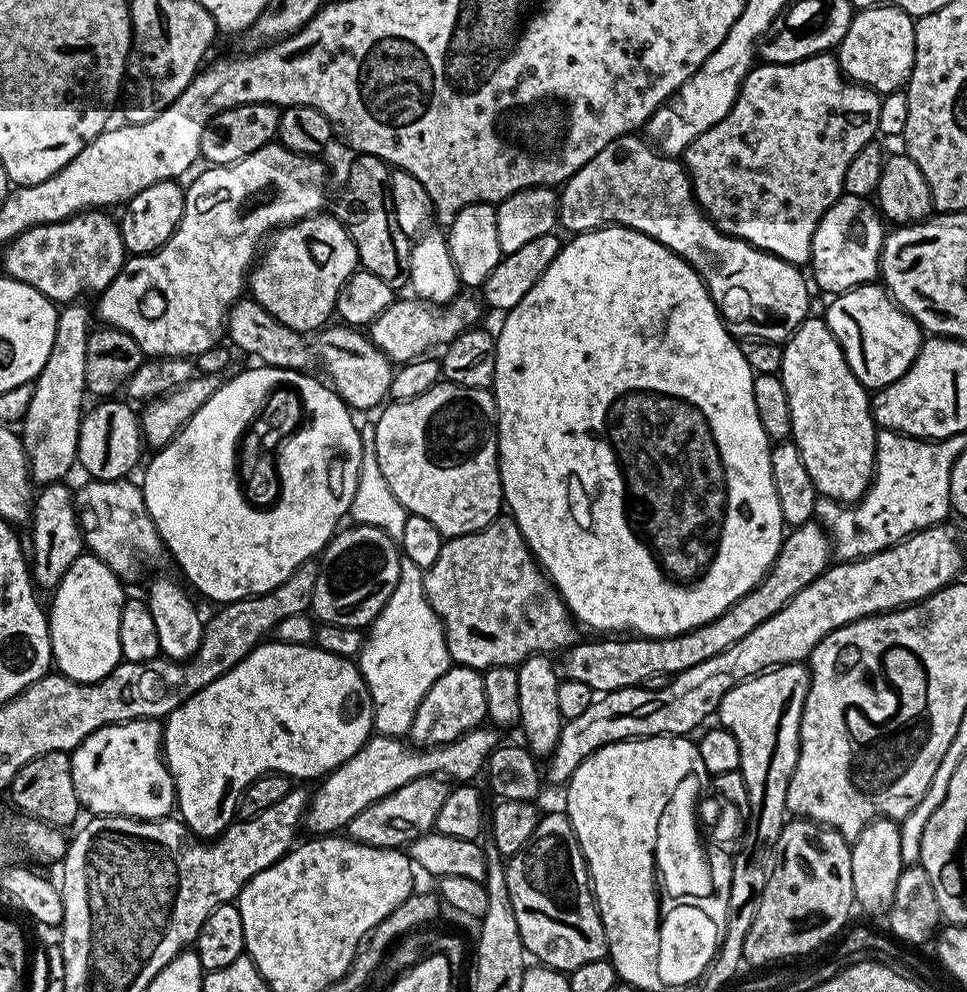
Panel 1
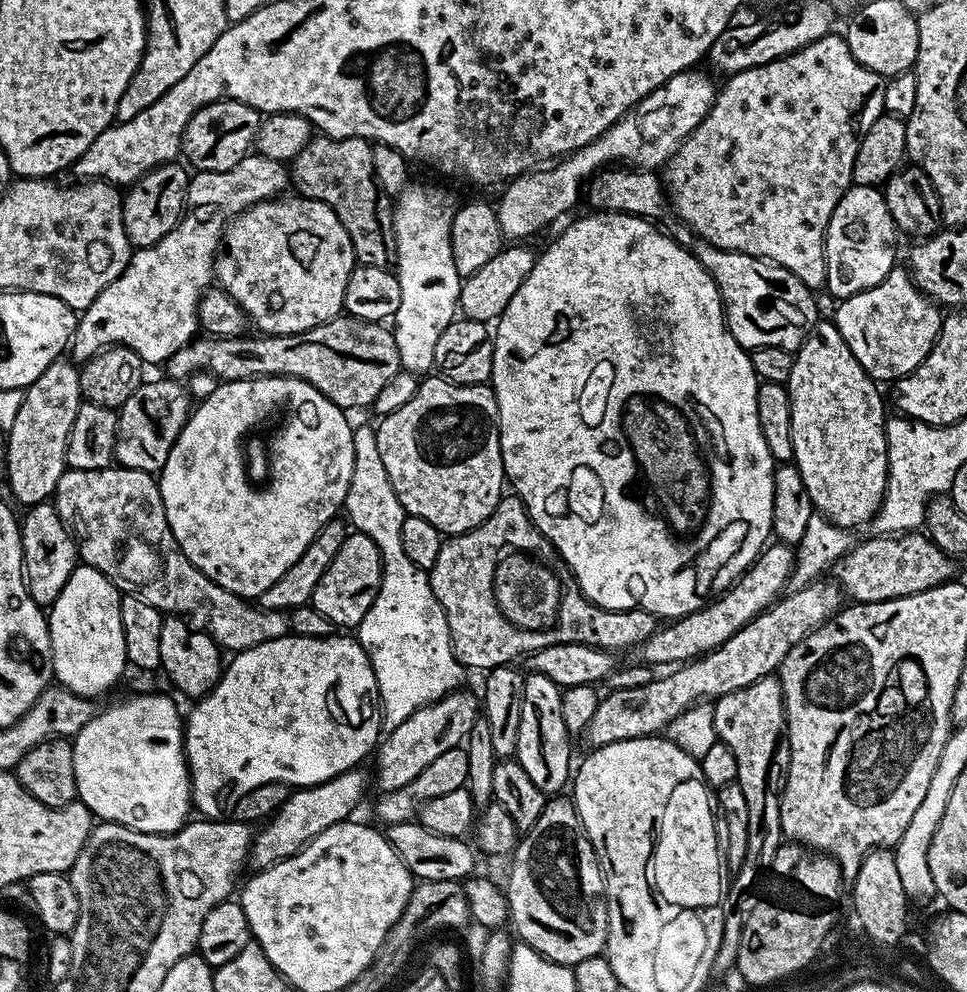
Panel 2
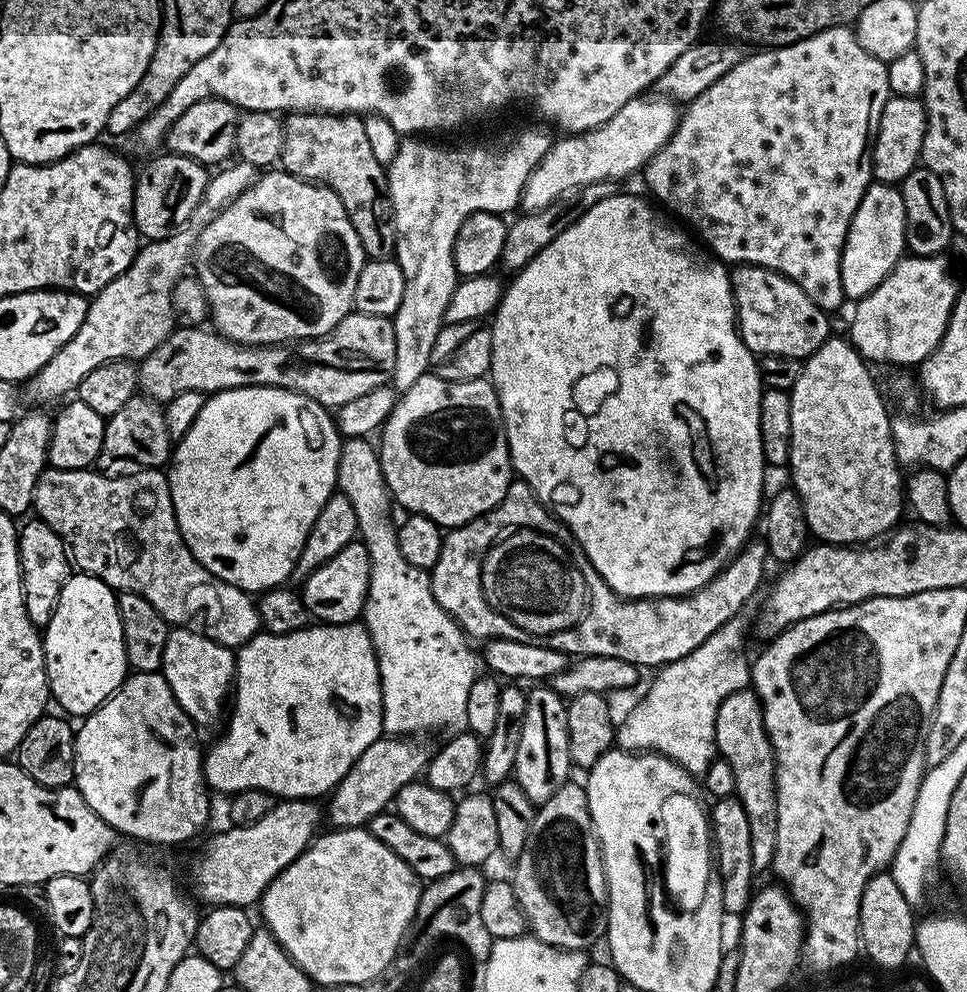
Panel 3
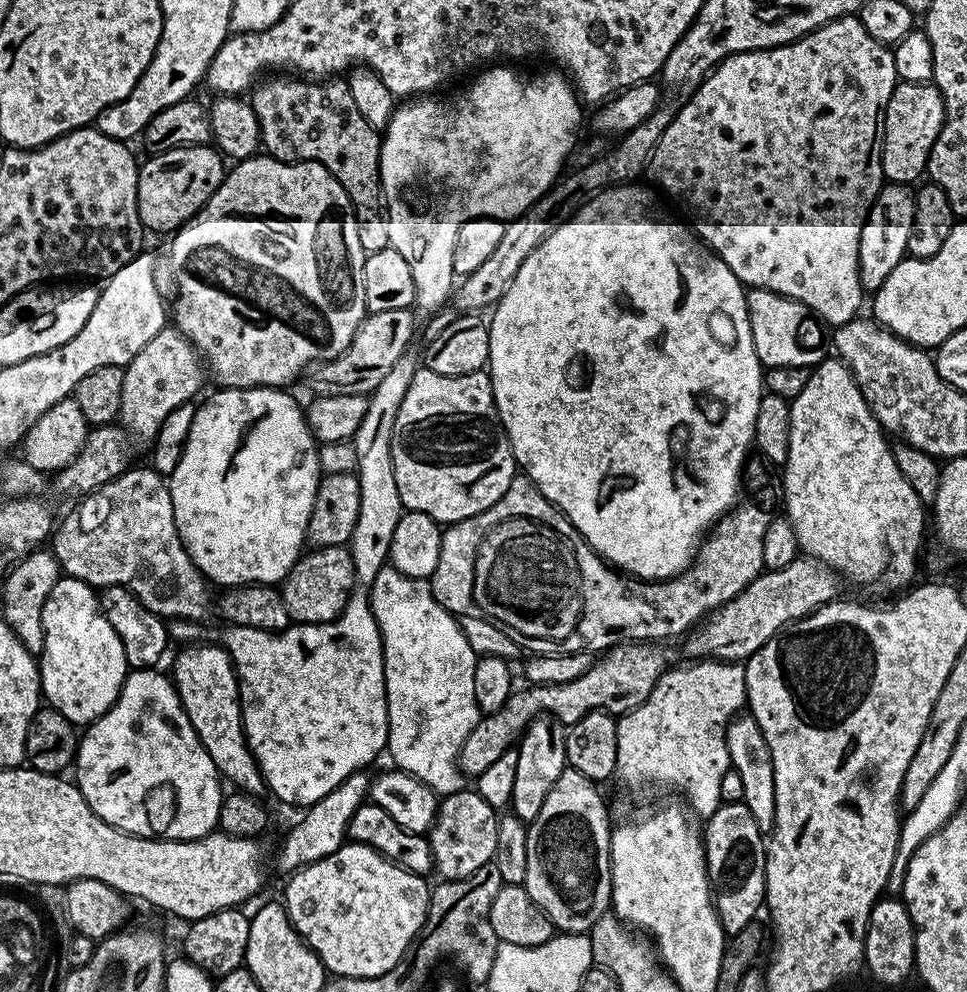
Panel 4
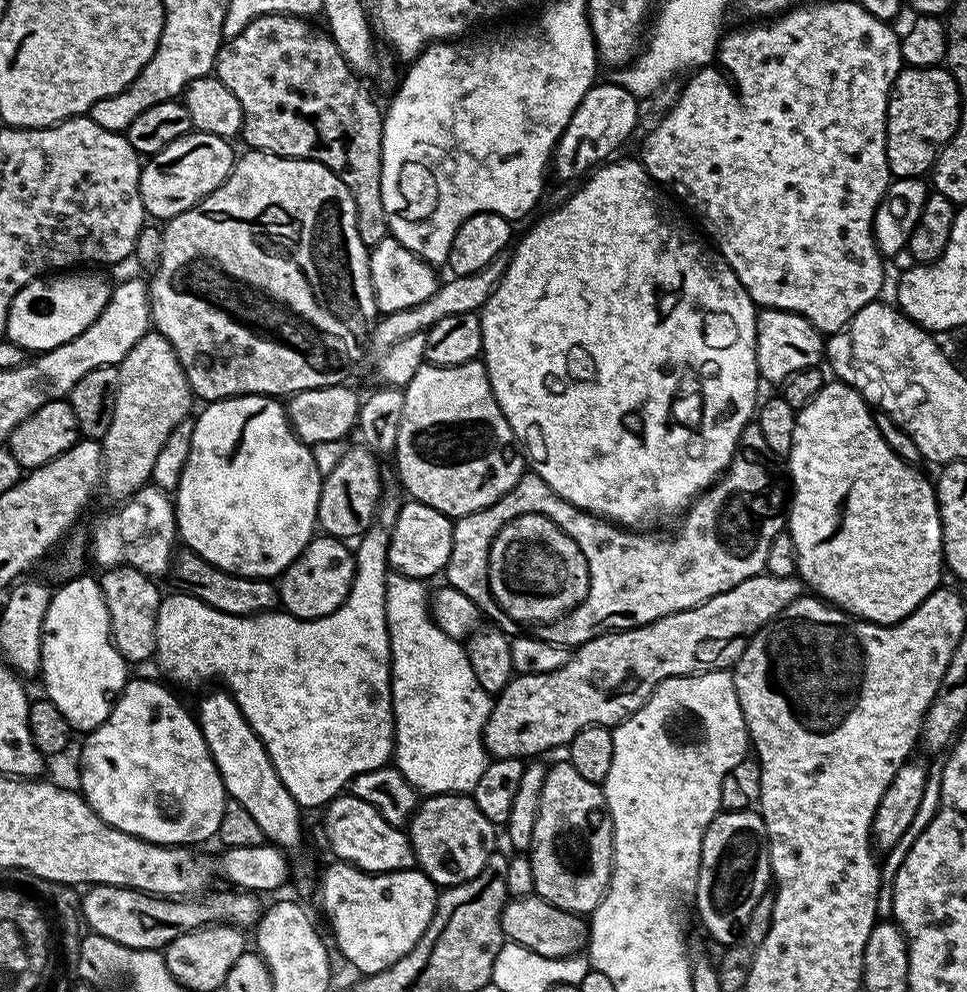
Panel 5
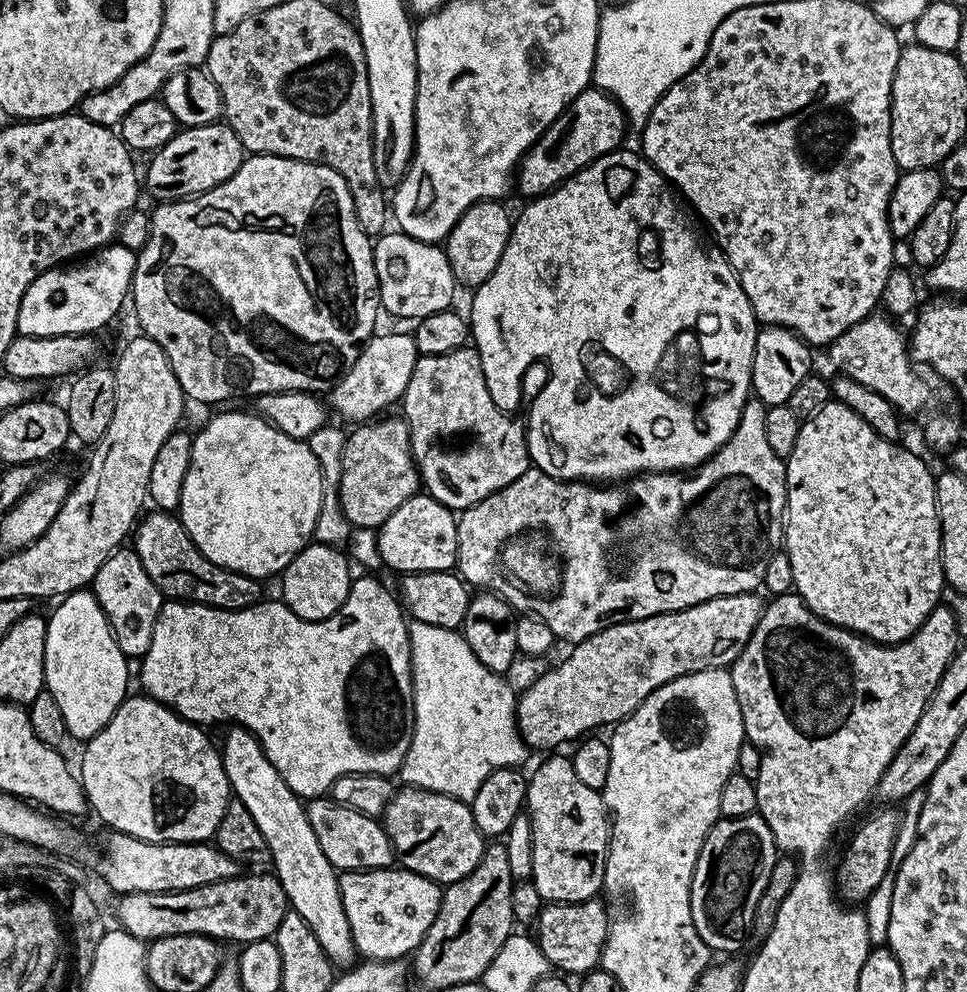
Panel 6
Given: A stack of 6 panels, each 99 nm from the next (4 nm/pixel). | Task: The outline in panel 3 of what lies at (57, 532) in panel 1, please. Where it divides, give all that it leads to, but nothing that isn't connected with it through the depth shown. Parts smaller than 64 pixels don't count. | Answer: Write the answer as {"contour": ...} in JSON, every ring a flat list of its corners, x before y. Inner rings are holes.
{"contour":[[31,518,18,528,20,546,20,577,26,614,30,622,37,626,46,626,56,609,60,591,70,575,68,551,62,546,62,538,46,526,39,518]]}

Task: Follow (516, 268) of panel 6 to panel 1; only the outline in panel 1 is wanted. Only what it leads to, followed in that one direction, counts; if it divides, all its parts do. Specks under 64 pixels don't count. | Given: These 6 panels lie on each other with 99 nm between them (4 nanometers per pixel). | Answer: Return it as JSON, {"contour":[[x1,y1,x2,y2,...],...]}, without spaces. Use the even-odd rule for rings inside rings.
{"contour":[[610,224,610,225,607,225,607,226,605,226,605,227,602,227,602,228,592,228,592,229,590,229,590,231,588,231,588,232,578,232,578,233,575,233,575,235,573,235,573,236,572,236,572,237,571,237,571,239,572,239,572,241,570,241,570,242,569,242,569,244,568,244,568,241,567,241,567,242,564,242,564,243,561,243,561,246,560,246,560,249,559,249,559,250,558,250,558,254,557,254,557,256,556,256,556,257,555,257,555,258,554,258,554,260,553,260,553,261,552,261,552,262,550,262,550,266,547,266,547,268,546,268,546,270,545,270,545,272,544,272,544,273,543,273,543,274,542,274,542,276,541,276,541,277,540,277,540,278,538,278,538,280,537,280,537,282,536,282,536,283,534,283,534,286,532,286,532,287,531,287,531,288,530,288,530,290,527,290,527,292,526,292,526,294,525,294,525,297,524,297,524,298,522,298,522,300,521,300,521,301,520,301,520,302,518,302,518,304,517,304,517,305,516,305,516,306,514,306,514,307,513,307,513,308,512,308,512,309,510,309,510,310,508,310,508,311,507,311,507,312,506,312,506,315,505,315,505,316,504,316,504,317,503,317,503,318,505,318,505,320,504,320,504,325,502,325,502,326,501,326,501,328,500,328,500,332,499,332,499,331,497,331,497,332,496,332,496,333,495,333,495,337,496,337,496,369,495,369,495,370,494,370,494,378,493,378,493,379,492,379,492,386,491,386,491,389,490,389,490,391,491,391,491,393,492,393,492,396,493,396,493,398,494,398,494,399,495,399,495,400,496,400,496,441,497,441,497,442,498,442,498,446,499,446,499,447,500,447,500,490,501,490,501,493,502,493,502,500,503,500,503,503,504,503,504,504,505,504,505,505,506,505,506,508,507,508,507,511,508,511,508,512,509,512,509,513,510,513,510,515,511,515,511,517,512,517,512,519,514,519,514,520,516,520,516,521,517,521,517,522,518,522,518,530,522,530,522,538,526,538,526,542,527,542,527,543,528,543,528,549,530,549,530,550,531,550,531,551,532,551,532,555,533,555,533,556,535,556,535,557,536,557,536,563,537,563,537,564,539,564,539,565,540,565,540,567,541,567,541,569,543,569,543,571,544,571,544,572,545,572,545,573,546,573,546,576,547,576,547,579,548,579,548,580,549,580,549,581,551,581,551,583,552,583,552,584,553,584,553,585,554,585,554,587,555,587,555,589,556,589,556,591,557,591,557,592,559,592,559,593,560,593,560,596,561,596,561,597,562,597,562,599,564,599,564,604,565,604,565,605,566,605,566,606,567,606,567,608,568,608,568,611,569,611,569,612,571,612,571,614,572,614,572,619,573,619,573,620,575,620,575,621,576,621,576,623,577,623,577,625,580,625,580,626,583,626,583,627,584,627,584,624,585,624,585,626,586,626,586,627,588,627,588,628,593,628,593,630,594,630,594,631,596,631,596,632,593,632,593,633,596,633,596,634,632,634,632,633,635,633,635,635,636,635,636,636,677,636,677,635,678,635,678,634,682,634,682,633,683,633,683,632,689,632,689,631,690,631,690,630,694,630,694,629,695,629,695,628,697,628,697,627,698,627,698,626,702,626,702,625,703,625,703,624,705,624,705,623,706,623,706,622,710,622,710,621,711,621,711,620,713,620,713,619,714,619,714,618,718,618,718,614,722,614,722,613,723,613,723,612,724,612,724,611,726,611,726,610,727,610,727,608,728,608,728,607,729,607,729,606,731,606,731,605,732,605,732,604,733,604,733,603,734,603,734,602,738,602,738,598,742,598,742,597,743,597,743,596,744,596,744,595,745,595,745,594,746,594,746,593,747,593,747,592,748,592,748,591,749,591,749,590,750,590,750,589,751,589,751,588,752,588,752,587,754,587,754,585,755,585,755,584,759,584,759,583,760,583,760,581,761,581,761,580,763,580,763,579,764,579,764,576,765,576,765,575,766,575,766,574,767,574,767,572,768,572,768,571,769,571,769,570,770,570,770,566,771,566,771,565,772,565,772,563,773,563,773,562,774,562,774,558,775,558,775,557,776,557,776,556,777,556,777,554,779,554,779,553,780,553,780,547,781,547,781,546,782,546,782,542,783,542,783,541,784,541,784,538,785,538,785,535,786,535,786,525,785,525,785,523,784,523,784,519,783,519,783,518,782,518,782,506,778,506,778,494,777,494,777,493,776,493,776,491,775,491,775,490,774,490,774,478,773,478,773,477,772,477,772,475,771,475,771,474,770,474,770,454,771,454,771,453,772,453,772,449,771,449,771,447,770,447,770,441,769,441,769,439,768,439,768,435,767,435,767,434,766,434,766,430,762,430,762,422,758,422,758,409,757,409,757,408,756,408,756,407,755,407,755,406,754,406,754,386,753,386,753,385,752,385,752,382,753,382,753,379,754,379,754,373,753,373,753,371,752,371,752,367,751,367,751,366,749,366,749,365,748,365,748,363,747,363,747,362,746,362,746,358,742,358,742,350,741,350,741,349,740,349,740,346,739,346,739,343,738,343,738,340,737,340,737,337,735,337,735,336,733,336,733,335,732,335,732,333,731,333,731,331,730,331,730,328,729,328,729,325,728,325,728,324,727,324,727,323,726,323,726,321,725,321,725,319,724,319,724,317,723,317,723,316,721,316,721,315,720,315,720,309,719,309,719,308,717,308,717,306,716,306,716,304,715,304,715,302,714,302,714,301,712,301,712,295,710,295,710,293,709,293,709,292,708,292,708,286,707,286,707,284,705,284,705,282,704,282,704,278,703,278,703,276,700,276,700,275,699,275,699,274,697,274,697,273,696,273,696,271,694,271,694,270,693,270,693,269,692,269,692,267,691,267,691,266,690,266,690,265,688,265,688,263,686,263,686,262,685,262,685,261,684,261,684,259,683,259,683,258,682,258,682,257,681,257,681,256,679,256,679,255,678,255,678,254,674,254,674,253,673,253,673,252,671,252,671,251,670,251,670,249,668,249,668,248,667,248,667,247,666,247,666,246,662,246,662,242,658,242,658,241,657,241,657,240,655,240,655,239,654,239,654,238,650,238,650,237,649,237,649,236,647,236,647,235,646,235,646,234,642,234,642,233,641,233,641,232,639,232,639,231,638,231,638,230,634,230,634,229,633,229,633,228,624,228,624,227,623,227,623,226,622,226,622,225,620,225,620,224]]}

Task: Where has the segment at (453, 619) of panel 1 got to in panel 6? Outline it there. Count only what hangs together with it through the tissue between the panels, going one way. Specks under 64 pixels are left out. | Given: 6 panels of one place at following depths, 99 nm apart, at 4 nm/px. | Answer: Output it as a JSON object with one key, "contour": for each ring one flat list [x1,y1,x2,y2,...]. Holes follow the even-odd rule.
{"contour":[[749,398,744,404,742,414,738,418,738,426,734,434,721,448,708,460,703,460,695,468,677,470,675,472,646,472,637,474,627,482,617,483,615,486,597,486,592,482,581,482,579,480,555,480,552,476,541,472,539,468,530,466,522,474,522,478,514,478,510,486,482,498,474,506,463,509,456,516,456,562,458,575,465,584,492,584,496,580,498,561,501,559,501,549,507,541,519,537,525,530,523,528,545,528,552,535,556,543,559,559,562,561,562,579,559,583,558,594,551,598,544,598,540,605,534,609,535,615,546,626,553,631,555,639,572,640,579,642,595,632,601,632,604,628,604,620,614,620,621,614,628,614,631,608,639,604,648,604,647,615,657,616,663,612,677,612,683,608,689,608,695,604,701,604,707,600,713,600,719,596,737,596,743,592,756,592,764,583,767,559,773,552,781,547,784,538,784,526,786,523,786,509,788,506,788,470,785,457,774,454,770,447,770,441,766,439,766,410,769,405,763,404,761,400]]}

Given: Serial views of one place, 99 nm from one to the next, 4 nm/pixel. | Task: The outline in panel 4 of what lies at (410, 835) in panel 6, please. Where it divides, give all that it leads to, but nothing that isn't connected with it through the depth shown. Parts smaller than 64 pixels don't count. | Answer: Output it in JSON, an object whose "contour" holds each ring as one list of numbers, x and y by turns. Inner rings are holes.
{"contour":[[461,790,443,797,436,809,436,820,427,833,432,847,432,863,444,880,461,880,484,864,493,863,498,842,498,812,475,790]]}

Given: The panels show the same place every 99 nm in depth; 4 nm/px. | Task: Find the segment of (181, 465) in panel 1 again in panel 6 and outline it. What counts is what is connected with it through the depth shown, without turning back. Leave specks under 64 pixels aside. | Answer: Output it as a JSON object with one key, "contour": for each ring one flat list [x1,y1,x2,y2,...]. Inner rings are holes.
{"contour":[[255,411,249,412,220,412,200,433,195,433,192,442,192,461,190,470,186,474,186,482,182,482,182,498,178,509,178,519,184,524,188,536,196,544,196,549,203,554,212,564,218,565,231,572,237,572,243,576,253,578,265,578,264,576,275,577,283,572,286,565,293,560,304,545,313,539,312,531,316,525,316,519,320,513,320,507,324,501,324,483,318,462,314,454,309,450,307,443,303,440,295,440,282,430,278,430,273,424,269,424,263,416]]}

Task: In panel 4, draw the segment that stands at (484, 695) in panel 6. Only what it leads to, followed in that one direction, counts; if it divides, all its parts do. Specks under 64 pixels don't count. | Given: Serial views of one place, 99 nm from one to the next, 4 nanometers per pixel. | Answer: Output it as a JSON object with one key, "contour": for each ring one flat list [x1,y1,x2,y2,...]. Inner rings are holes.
{"contour":[[385,566,380,569,378,578,370,586,370,599,372,601,372,613,374,614,378,626,380,627,380,637,384,643,384,689,386,690,386,702,388,703,388,743,386,745,387,755,392,755,392,760,397,769,402,772,408,772,414,778,418,778,431,791,436,793,437,797,443,798,461,791,462,773,459,766,460,747,462,742,474,730,474,726,481,718,481,711,477,707,474,696,474,670,477,662,477,655,466,642,466,638,460,629,459,619,448,609,440,605,440,599,432,593,432,585,428,580,415,580,409,576,404,576,397,568]]}

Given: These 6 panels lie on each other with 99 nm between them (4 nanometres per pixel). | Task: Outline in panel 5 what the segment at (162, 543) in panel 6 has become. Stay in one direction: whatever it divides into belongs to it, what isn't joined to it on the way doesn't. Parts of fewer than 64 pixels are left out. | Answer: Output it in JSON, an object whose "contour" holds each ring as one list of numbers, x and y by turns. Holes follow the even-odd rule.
{"contour":[[191,550,177,551,170,565,171,575,176,575,176,580,181,589,187,591,190,596,197,596,202,602,206,602,214,610,222,610,226,614,235,616,259,616,261,612,271,612,278,604,278,588,271,579,262,576,235,576,232,572,222,570,218,566,208,564,197,552]]}

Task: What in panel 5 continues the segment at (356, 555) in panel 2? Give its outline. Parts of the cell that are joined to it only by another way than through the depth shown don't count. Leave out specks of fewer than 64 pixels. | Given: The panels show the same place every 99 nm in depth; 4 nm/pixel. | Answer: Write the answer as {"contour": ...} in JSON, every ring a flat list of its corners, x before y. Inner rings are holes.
{"contour":[[317,535,290,562,290,566,278,577,278,600,283,611,300,620,317,620,334,614,346,602,356,577,356,558,353,549,345,541,334,536]]}

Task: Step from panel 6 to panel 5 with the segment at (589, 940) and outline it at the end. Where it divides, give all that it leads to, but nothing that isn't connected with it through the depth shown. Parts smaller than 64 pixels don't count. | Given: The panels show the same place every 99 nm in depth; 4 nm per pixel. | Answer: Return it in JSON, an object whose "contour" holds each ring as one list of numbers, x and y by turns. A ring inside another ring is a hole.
{"contour":[[535,894,509,899,500,915,500,925,505,941,534,950,542,958,574,956,588,943,589,925,583,915,562,910]]}

